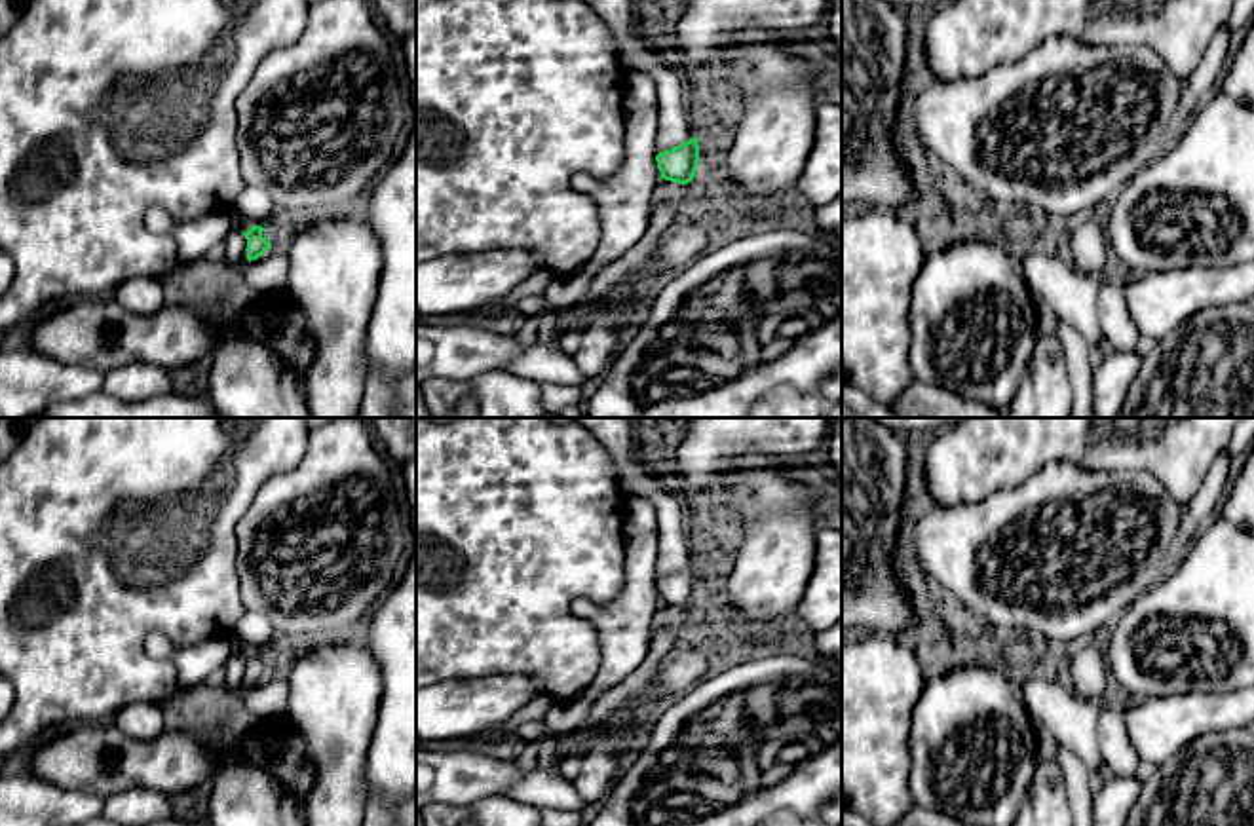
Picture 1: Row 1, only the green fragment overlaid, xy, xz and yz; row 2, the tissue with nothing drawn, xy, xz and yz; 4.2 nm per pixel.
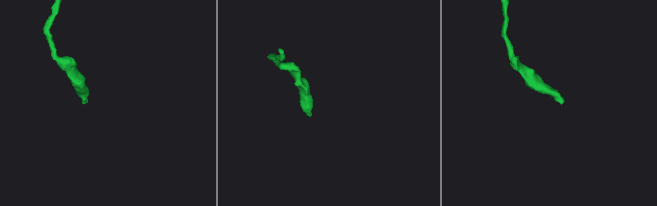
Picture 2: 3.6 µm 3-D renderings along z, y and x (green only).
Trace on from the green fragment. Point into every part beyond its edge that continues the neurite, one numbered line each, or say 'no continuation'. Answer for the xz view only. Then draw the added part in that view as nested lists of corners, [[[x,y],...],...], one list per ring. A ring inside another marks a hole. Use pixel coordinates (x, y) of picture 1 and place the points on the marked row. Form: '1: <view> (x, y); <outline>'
no continuation

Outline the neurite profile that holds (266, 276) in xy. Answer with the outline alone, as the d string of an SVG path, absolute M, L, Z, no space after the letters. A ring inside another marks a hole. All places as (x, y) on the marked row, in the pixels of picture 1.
M270 247L262 256L239 264L243 277L258 298L277 298L287 292L289 254L283 247Z

